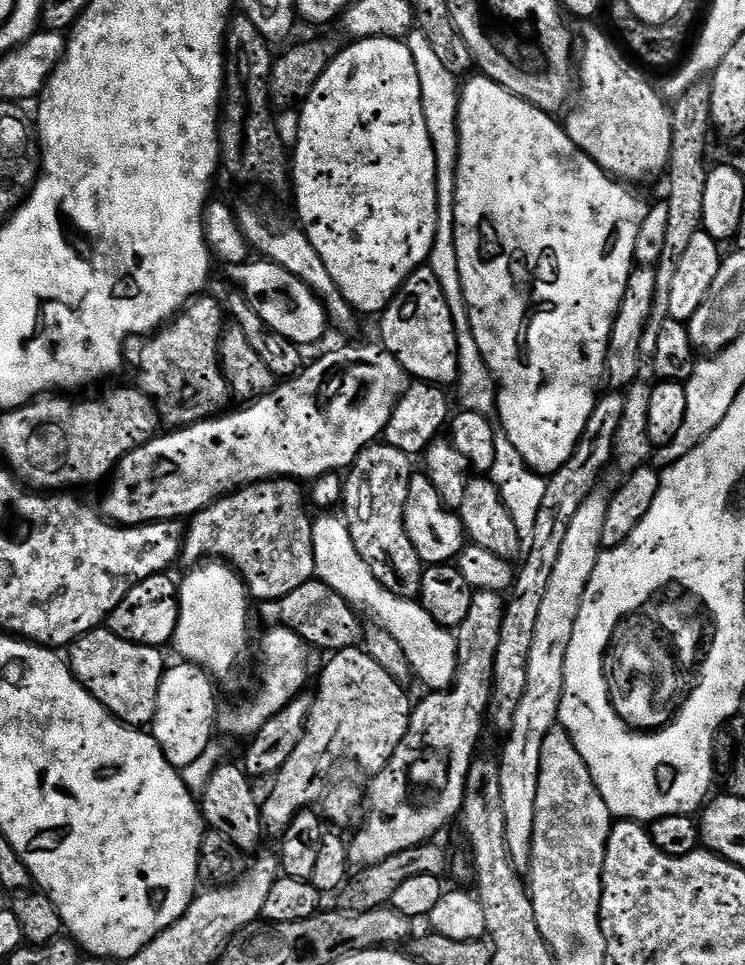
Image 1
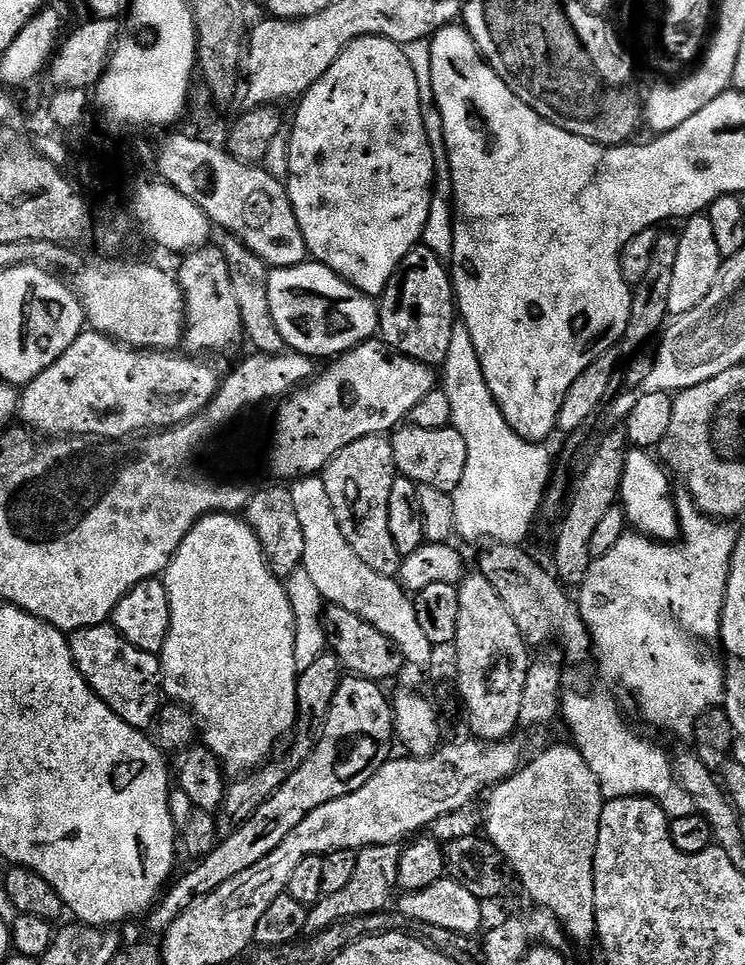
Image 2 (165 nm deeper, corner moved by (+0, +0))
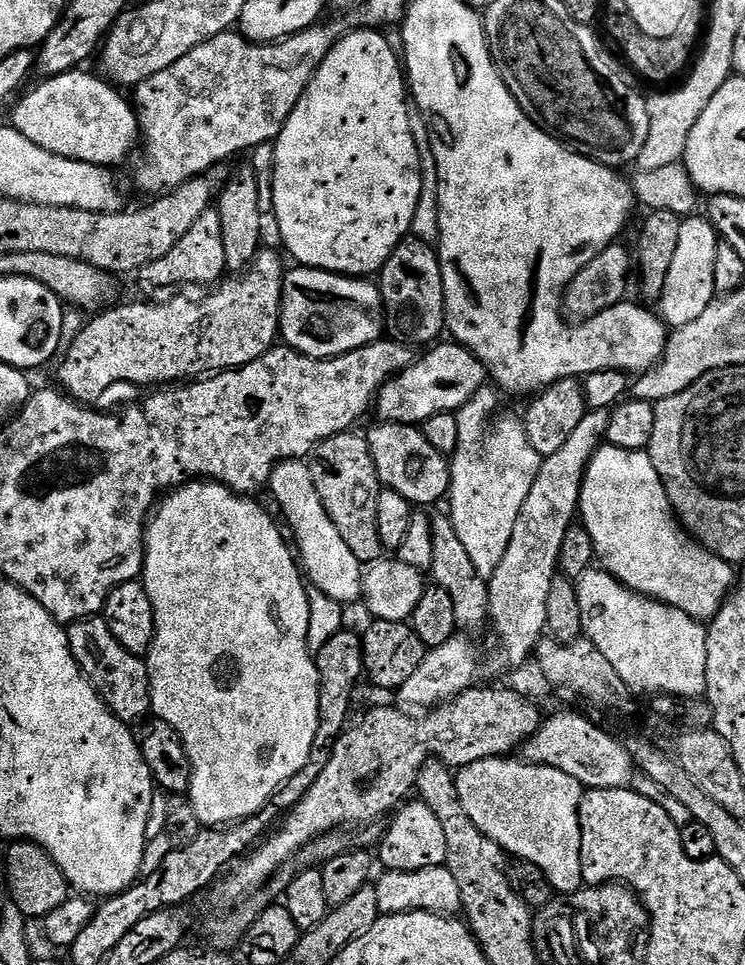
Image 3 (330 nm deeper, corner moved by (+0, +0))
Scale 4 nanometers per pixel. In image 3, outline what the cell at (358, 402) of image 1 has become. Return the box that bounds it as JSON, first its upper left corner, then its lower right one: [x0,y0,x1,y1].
[374,342,486,426]

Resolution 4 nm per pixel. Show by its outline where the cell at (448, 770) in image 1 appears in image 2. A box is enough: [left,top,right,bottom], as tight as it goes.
[307,844,400,933]

